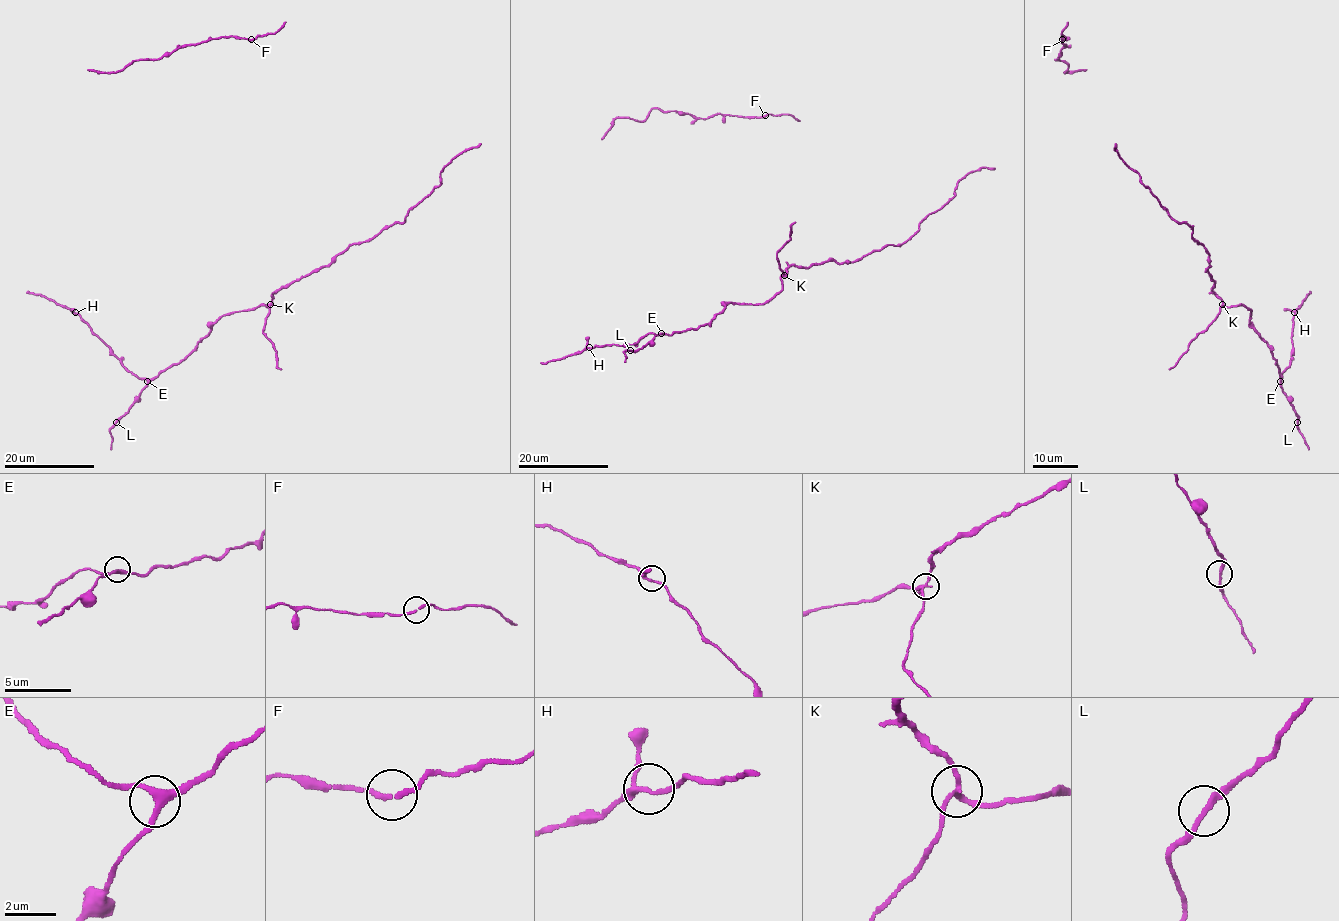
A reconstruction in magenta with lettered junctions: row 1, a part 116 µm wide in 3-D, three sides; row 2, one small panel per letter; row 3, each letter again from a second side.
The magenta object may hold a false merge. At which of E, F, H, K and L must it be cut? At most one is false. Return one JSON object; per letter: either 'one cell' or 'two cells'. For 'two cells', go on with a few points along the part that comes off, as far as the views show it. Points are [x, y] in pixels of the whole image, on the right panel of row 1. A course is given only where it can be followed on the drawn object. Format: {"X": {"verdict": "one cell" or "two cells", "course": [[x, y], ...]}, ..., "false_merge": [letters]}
{"E": {"verdict": "one cell"}, "F": {"verdict": "one cell"}, "H": {"verdict": "one cell"}, "K": {"verdict": "two cells", "course": [[1222, 304], [1216, 318], [1192, 340], [1186, 352], [1169, 369]]}, "L": {"verdict": "one cell"}, "false_merge": ["K"]}

